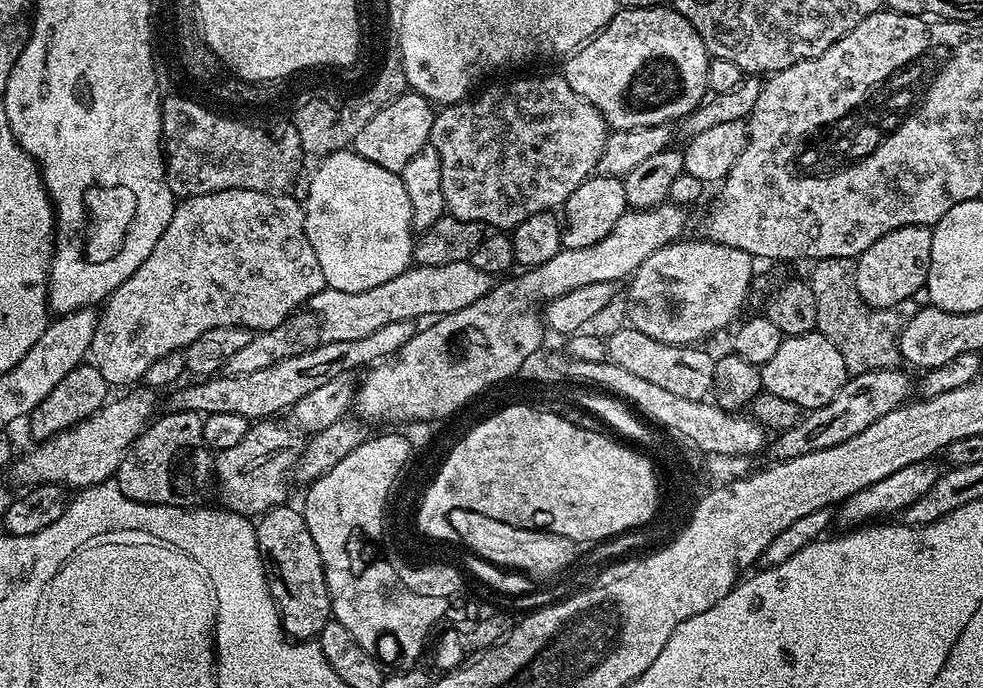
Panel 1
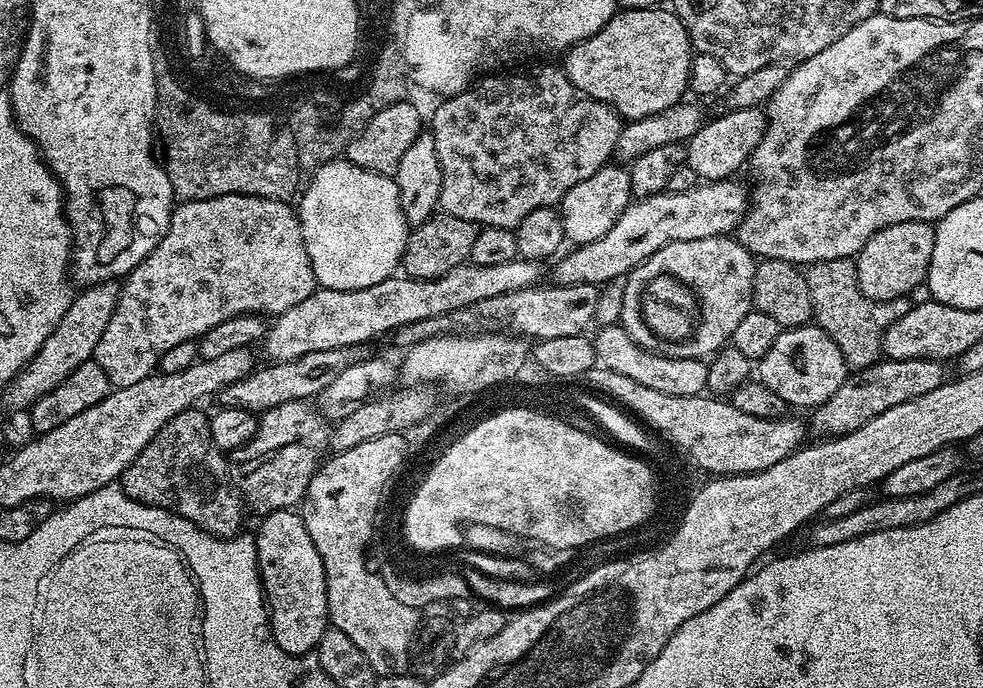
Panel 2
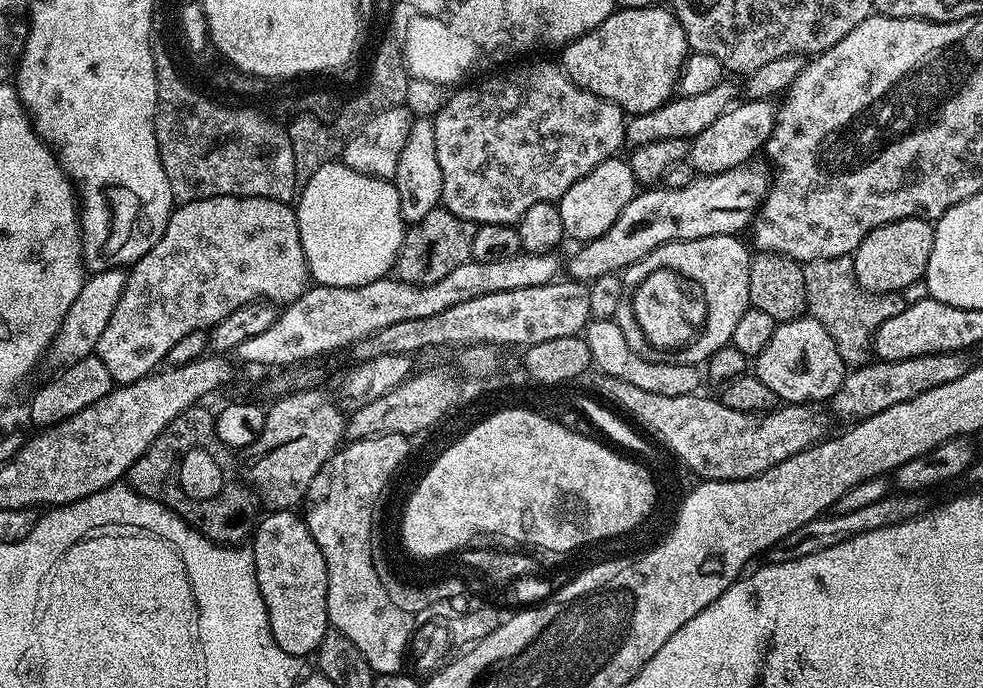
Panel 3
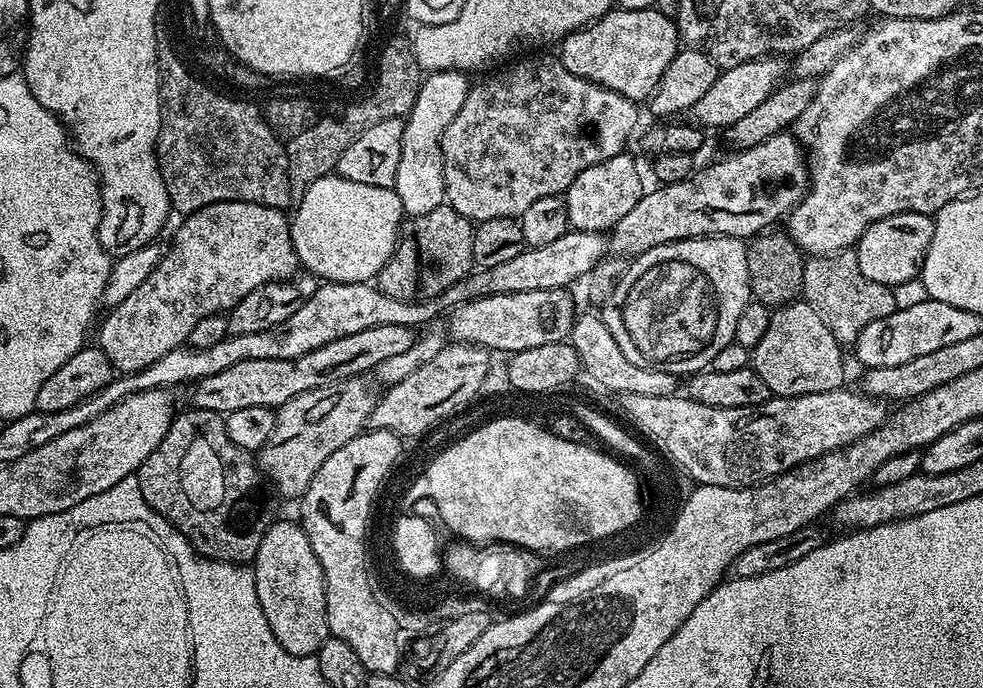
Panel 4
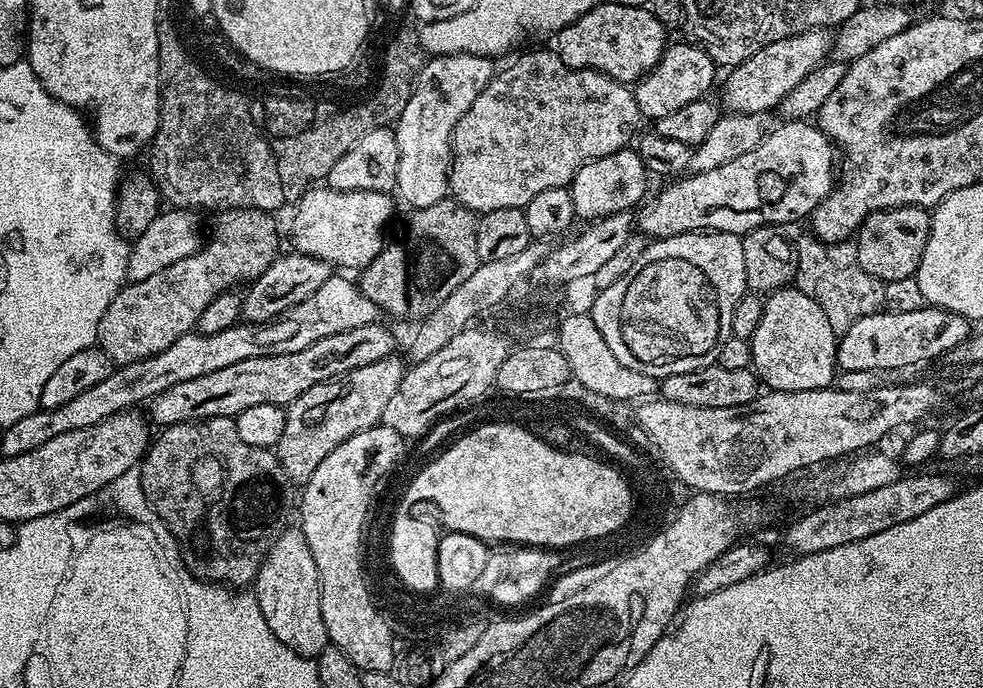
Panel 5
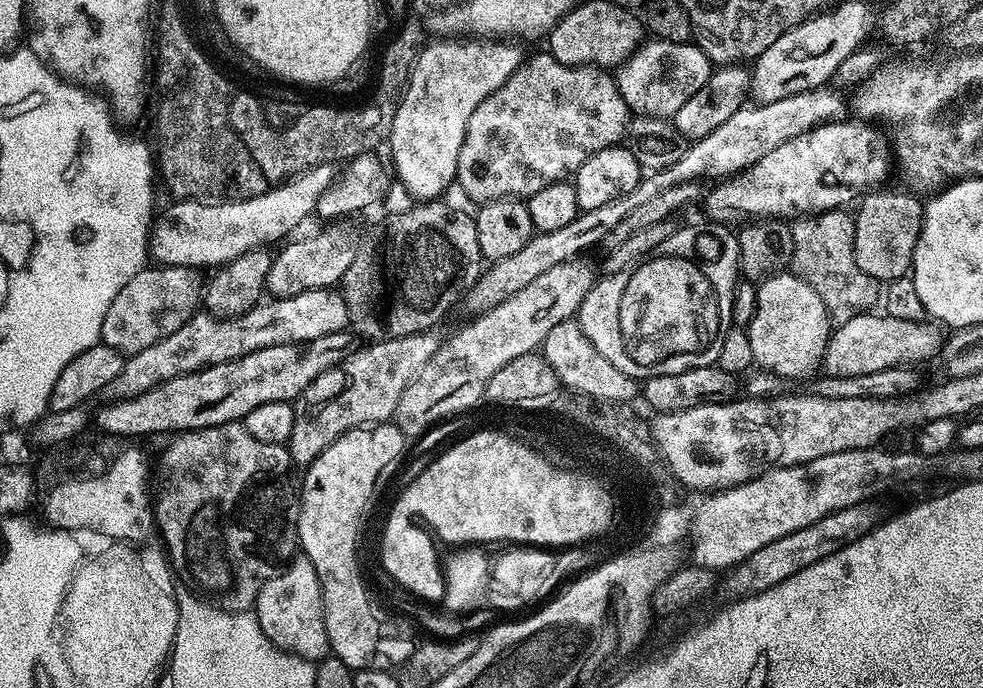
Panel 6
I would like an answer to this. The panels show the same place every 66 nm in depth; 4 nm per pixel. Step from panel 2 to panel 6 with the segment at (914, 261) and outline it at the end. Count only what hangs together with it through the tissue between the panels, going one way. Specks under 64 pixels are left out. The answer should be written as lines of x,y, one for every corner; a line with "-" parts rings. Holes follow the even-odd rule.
876,190
876,193
873,191
865,195
859,201
858,207
860,209
855,209
854,258
858,262
858,266
862,269
862,274
870,274
870,278
881,282
889,282
894,279
902,279
911,273
912,259
916,253
920,231
924,225
925,205
922,203
919,195
913,194
908,190
903,190
904,192
880,191
884,190

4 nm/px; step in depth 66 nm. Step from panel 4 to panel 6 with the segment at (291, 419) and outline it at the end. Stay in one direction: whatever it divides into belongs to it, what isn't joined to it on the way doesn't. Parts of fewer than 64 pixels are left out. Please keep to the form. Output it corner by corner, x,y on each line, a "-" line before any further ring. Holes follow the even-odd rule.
432,334
383,339
372,345
368,352
355,351
338,366
326,370
326,374
318,374
318,378
314,378
314,382
310,382
295,401
294,430
286,445
293,465
314,463
326,446
351,428
391,421
396,414
398,398
402,398
402,390
418,378
438,347
438,340

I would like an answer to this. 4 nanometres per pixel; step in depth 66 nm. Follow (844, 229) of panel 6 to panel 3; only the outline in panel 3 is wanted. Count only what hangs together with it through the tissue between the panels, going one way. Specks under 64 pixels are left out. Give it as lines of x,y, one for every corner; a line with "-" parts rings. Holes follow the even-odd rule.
852,256
838,258
818,258
804,264
806,278
807,311
812,319
826,326
826,334
834,338
834,346
838,346
838,354
845,365
859,366
869,363
872,352
872,337
876,335
878,326
886,322
886,318
894,318
894,314
902,314
906,307
901,293
868,292
856,281

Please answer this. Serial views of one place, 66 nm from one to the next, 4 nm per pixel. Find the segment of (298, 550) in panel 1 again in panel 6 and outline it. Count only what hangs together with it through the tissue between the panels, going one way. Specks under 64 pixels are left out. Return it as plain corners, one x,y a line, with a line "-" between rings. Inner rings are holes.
297,555
291,563
279,569
276,575
264,583
254,605
254,615
266,638
270,638
270,642
274,642
274,646
278,646
283,652
313,662
319,662
329,655
324,599
318,574
308,556

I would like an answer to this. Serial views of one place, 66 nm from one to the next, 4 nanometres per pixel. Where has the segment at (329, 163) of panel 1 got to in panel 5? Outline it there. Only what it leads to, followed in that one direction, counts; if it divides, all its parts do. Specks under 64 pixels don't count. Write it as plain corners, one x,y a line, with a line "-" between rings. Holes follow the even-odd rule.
313,186
299,197
300,205
292,216
291,247
307,256
324,260
340,270
362,270
384,249
384,227
392,216
391,199
393,200
393,197
386,192
336,192
327,186

